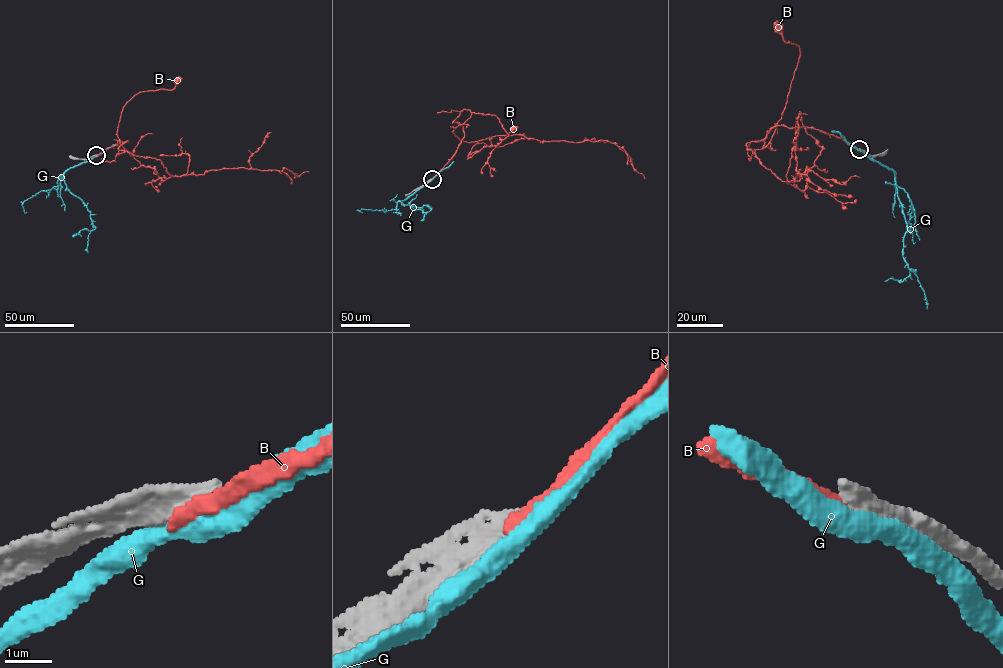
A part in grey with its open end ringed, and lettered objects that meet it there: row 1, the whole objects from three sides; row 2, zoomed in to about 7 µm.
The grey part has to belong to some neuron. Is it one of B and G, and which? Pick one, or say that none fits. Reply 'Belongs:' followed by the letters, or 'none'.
Belongs: none

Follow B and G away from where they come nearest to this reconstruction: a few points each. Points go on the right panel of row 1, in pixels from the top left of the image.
B: (860, 149), (817, 129), (782, 125), (746, 148), (769, 143), (800, 56), (779, 27)
G: (861, 150), (894, 172), (906, 224), (903, 257), (915, 272), (910, 269), (902, 281), (891, 278), (884, 281)

